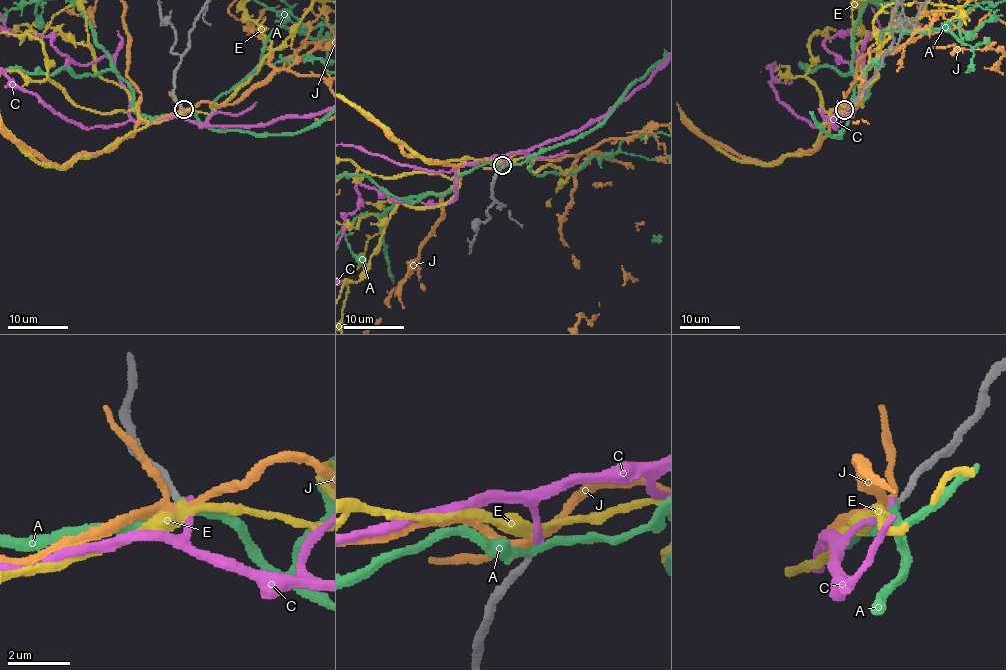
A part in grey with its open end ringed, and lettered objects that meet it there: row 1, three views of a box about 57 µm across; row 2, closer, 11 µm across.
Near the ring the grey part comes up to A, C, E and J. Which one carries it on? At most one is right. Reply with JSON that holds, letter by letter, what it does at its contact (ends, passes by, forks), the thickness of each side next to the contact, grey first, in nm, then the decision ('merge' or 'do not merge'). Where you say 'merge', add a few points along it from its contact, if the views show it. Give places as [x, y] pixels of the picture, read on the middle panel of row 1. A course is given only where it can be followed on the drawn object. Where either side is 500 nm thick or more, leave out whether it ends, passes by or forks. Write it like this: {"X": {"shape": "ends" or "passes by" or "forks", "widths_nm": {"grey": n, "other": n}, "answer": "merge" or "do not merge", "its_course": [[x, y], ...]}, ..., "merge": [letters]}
{"A": {"shape": "passes by", "widths_nm": {"grey": 200, "other": 240}, "answer": "do not merge"}, "C": {"shape": "ends", "widths_nm": {"grey": 200, "other": 240}, "answer": "do not merge"}, "E": {"shape": "passes by", "widths_nm": {"grey": 200, "other": 280}, "answer": "merge"}, "J": {"shape": "forks", "widths_nm": {"grey": 200, "other": 240}, "answer": "do not merge"}, "merge": ["E"]}

